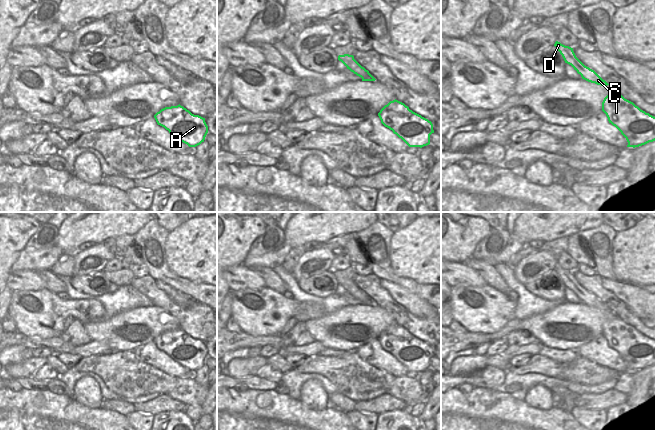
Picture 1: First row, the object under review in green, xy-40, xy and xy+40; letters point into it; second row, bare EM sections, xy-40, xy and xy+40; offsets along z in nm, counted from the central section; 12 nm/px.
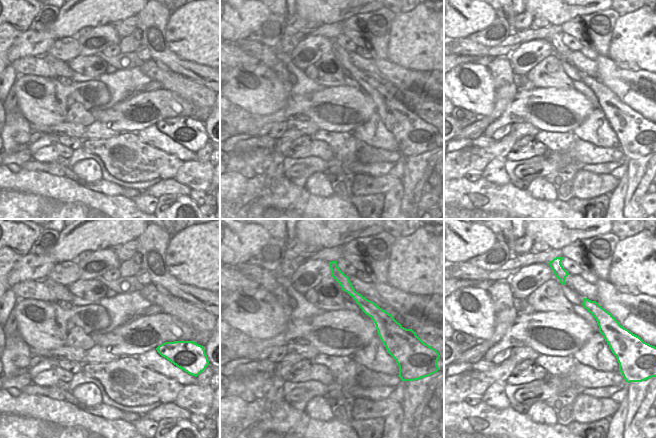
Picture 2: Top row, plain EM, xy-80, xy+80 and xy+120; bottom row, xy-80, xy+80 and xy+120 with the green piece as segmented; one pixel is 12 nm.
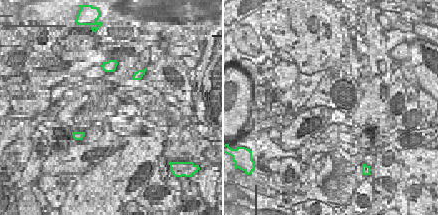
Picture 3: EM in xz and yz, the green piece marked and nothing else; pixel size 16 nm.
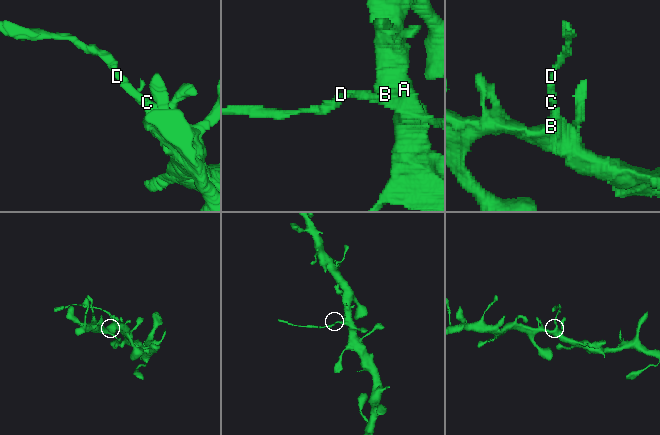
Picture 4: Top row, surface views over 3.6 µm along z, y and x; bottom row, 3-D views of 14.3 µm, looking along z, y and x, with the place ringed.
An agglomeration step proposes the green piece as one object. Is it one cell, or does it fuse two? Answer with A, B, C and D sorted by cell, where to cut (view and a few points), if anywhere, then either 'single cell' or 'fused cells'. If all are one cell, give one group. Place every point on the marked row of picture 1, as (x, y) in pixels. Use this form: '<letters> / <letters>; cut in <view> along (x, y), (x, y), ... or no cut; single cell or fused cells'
A B C / D; cut in xy along (354, 59), (347, 67); fused cells

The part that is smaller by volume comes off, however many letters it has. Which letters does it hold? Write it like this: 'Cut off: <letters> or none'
Cut off: D

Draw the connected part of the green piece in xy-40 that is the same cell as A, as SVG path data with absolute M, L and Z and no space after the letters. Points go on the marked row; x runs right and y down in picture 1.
M180 104L161 109L154 118L158 125L189 147L200 145L208 133L205 118L192 114Z

